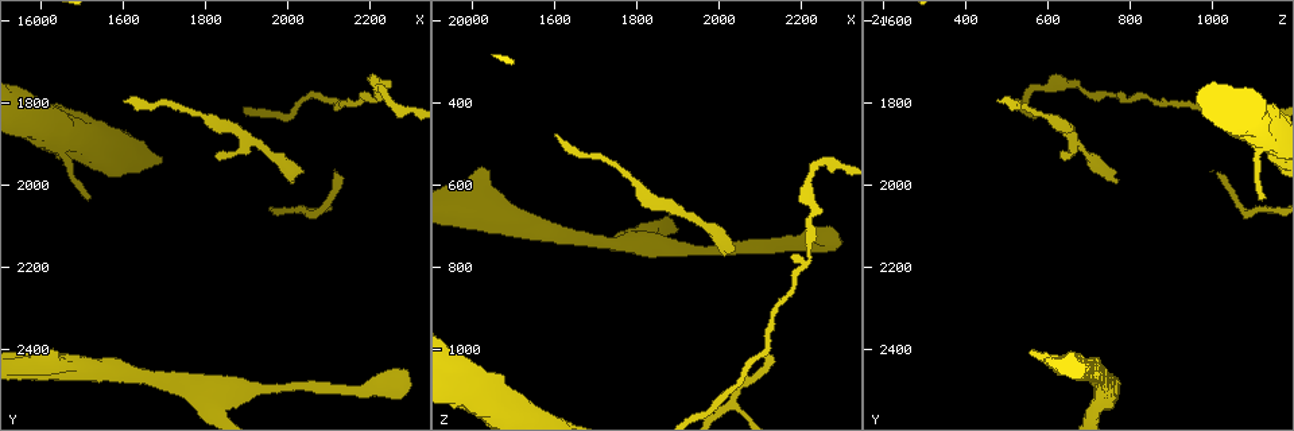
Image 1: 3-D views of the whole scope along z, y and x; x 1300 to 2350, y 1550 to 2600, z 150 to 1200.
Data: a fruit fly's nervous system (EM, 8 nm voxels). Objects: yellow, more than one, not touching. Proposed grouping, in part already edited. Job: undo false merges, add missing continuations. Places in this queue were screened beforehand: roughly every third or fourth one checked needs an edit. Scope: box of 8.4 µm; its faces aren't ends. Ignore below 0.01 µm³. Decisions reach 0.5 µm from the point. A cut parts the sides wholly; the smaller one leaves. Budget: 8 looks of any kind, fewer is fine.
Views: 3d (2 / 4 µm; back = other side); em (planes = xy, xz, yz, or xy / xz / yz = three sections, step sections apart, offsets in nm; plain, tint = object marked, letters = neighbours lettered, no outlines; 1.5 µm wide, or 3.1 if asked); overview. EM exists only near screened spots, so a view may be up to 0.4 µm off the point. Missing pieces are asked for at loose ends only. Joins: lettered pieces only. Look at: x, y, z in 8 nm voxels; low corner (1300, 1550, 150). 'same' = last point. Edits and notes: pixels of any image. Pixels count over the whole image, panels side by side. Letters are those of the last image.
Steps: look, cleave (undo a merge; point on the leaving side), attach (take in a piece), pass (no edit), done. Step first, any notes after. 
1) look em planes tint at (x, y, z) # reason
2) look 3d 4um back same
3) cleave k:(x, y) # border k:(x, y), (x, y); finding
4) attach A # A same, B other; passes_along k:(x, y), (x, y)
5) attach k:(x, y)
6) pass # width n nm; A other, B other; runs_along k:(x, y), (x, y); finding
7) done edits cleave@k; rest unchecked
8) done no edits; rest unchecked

look em xz step 4 tint at (2115, 1980, 1015) # free end

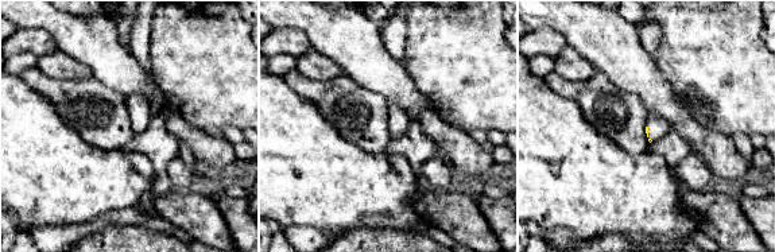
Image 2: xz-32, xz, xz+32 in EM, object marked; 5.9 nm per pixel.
look em planes letters same

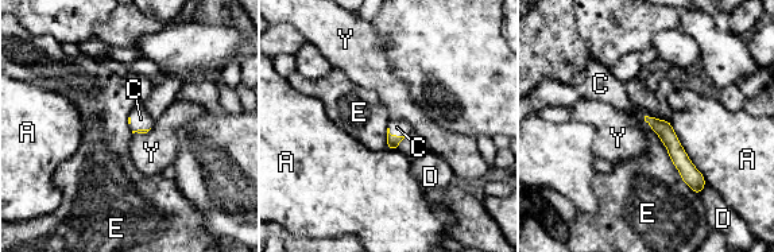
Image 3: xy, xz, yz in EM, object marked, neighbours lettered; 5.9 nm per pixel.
attach C # A other, C same, D other, E other, Y other; passes_along 3:(664, 128), (646, 121), (615, 95); the cell continues

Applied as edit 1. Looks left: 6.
look 3d 2um at (2040, 1970, 755) # thin end

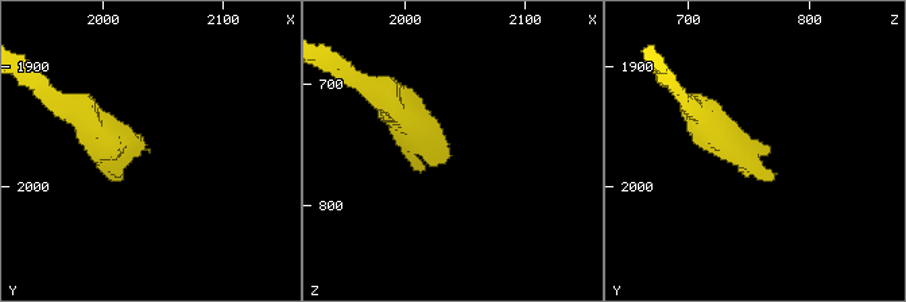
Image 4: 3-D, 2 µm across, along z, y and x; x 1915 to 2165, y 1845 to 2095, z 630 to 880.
look em yz step 4 letters at (2036, 1966, 758)

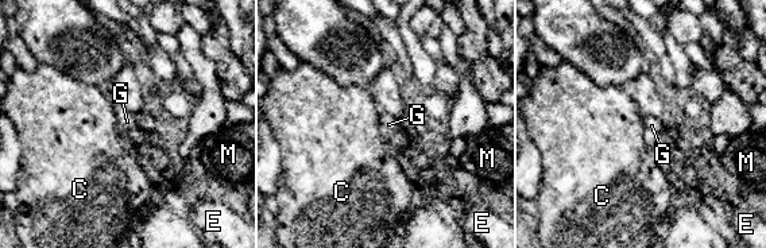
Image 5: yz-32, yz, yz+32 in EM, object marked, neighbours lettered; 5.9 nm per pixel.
look em planes letters same # another direction

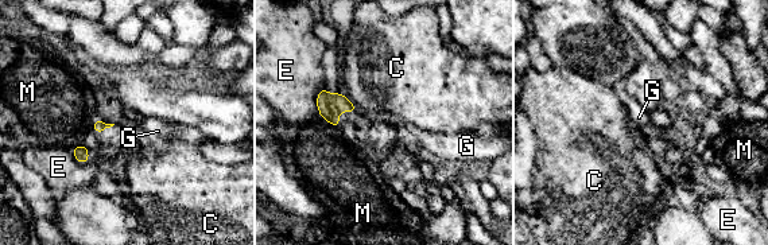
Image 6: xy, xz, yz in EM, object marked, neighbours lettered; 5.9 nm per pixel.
pass # C other, E other, G other, M other; border 6:(348, 98), (359, 109); no lettered piece goes on from it

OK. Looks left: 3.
look 3d 2um at (2290, 2500, 760) # branch stops here

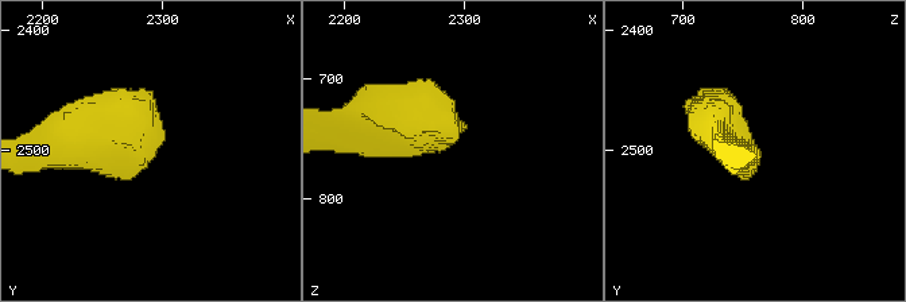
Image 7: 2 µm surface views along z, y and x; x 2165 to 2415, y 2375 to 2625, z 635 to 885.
look em planes letters at (2292, 2494, 754) # now the EM

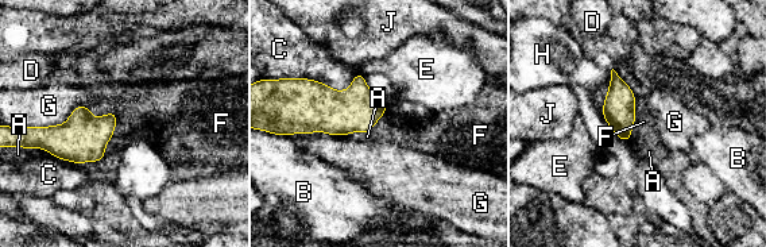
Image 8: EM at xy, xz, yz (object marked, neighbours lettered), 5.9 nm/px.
pass # A other, B other, C other, D other, E other, F other, G other, H other, J other; none of them fits

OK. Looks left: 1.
done edits attach@3; rest unchecked

